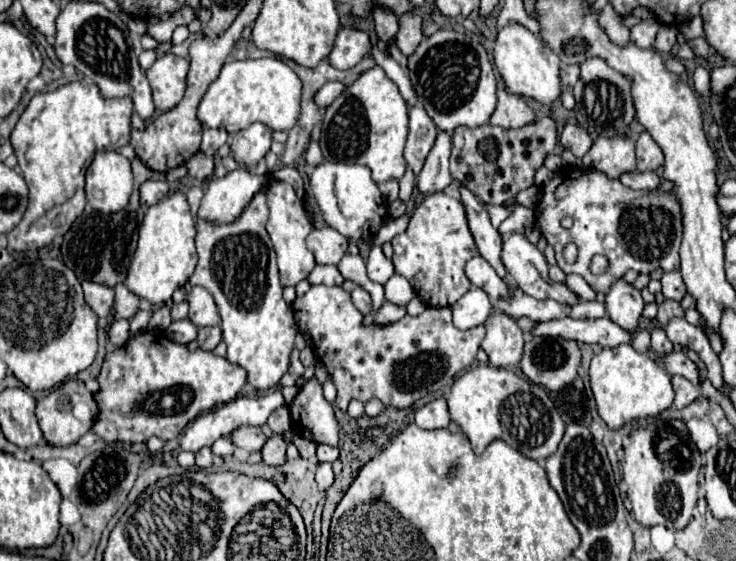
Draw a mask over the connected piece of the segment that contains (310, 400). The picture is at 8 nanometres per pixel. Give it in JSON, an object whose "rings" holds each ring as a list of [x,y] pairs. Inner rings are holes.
{"rings":[[[311,378],[297,392],[293,404],[289,406],[293,418],[293,432],[317,444],[337,446],[339,424],[335,420],[333,406],[323,398],[321,388],[321,382],[317,378]]]}

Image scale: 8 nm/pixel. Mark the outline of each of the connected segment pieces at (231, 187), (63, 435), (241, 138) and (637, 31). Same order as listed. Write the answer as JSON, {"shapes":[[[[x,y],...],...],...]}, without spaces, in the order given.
{"shapes":[[[[239,168],[207,184],[197,216],[213,224],[229,224],[241,216],[263,184],[263,176]]],[[[81,380],[63,382],[59,388],[55,388],[53,392],[49,392],[37,402],[37,420],[39,420],[41,432],[45,440],[53,446],[75,444],[87,430],[91,430],[97,414],[99,414],[99,408],[95,404],[95,398]]],[[[251,124],[249,128],[237,132],[231,140],[233,158],[245,166],[257,164],[269,152],[269,146],[271,146],[271,130],[263,124]]],[[[643,20],[631,28],[631,40],[641,48],[651,48],[659,22],[657,20]]]]}

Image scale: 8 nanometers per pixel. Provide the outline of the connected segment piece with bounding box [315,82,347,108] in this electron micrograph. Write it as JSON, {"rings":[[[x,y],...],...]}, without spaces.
{"rings":[[[329,82],[315,94],[315,102],[323,108],[323,106],[331,104],[345,88],[347,88],[347,84],[343,84],[343,82]]]}

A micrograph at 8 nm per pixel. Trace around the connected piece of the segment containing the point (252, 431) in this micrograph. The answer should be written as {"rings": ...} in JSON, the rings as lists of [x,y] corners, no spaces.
{"rings":[[[237,428],[235,432],[231,432],[231,442],[247,452],[255,452],[255,450],[261,450],[261,446],[265,444],[267,436],[263,434],[261,428]]]}

